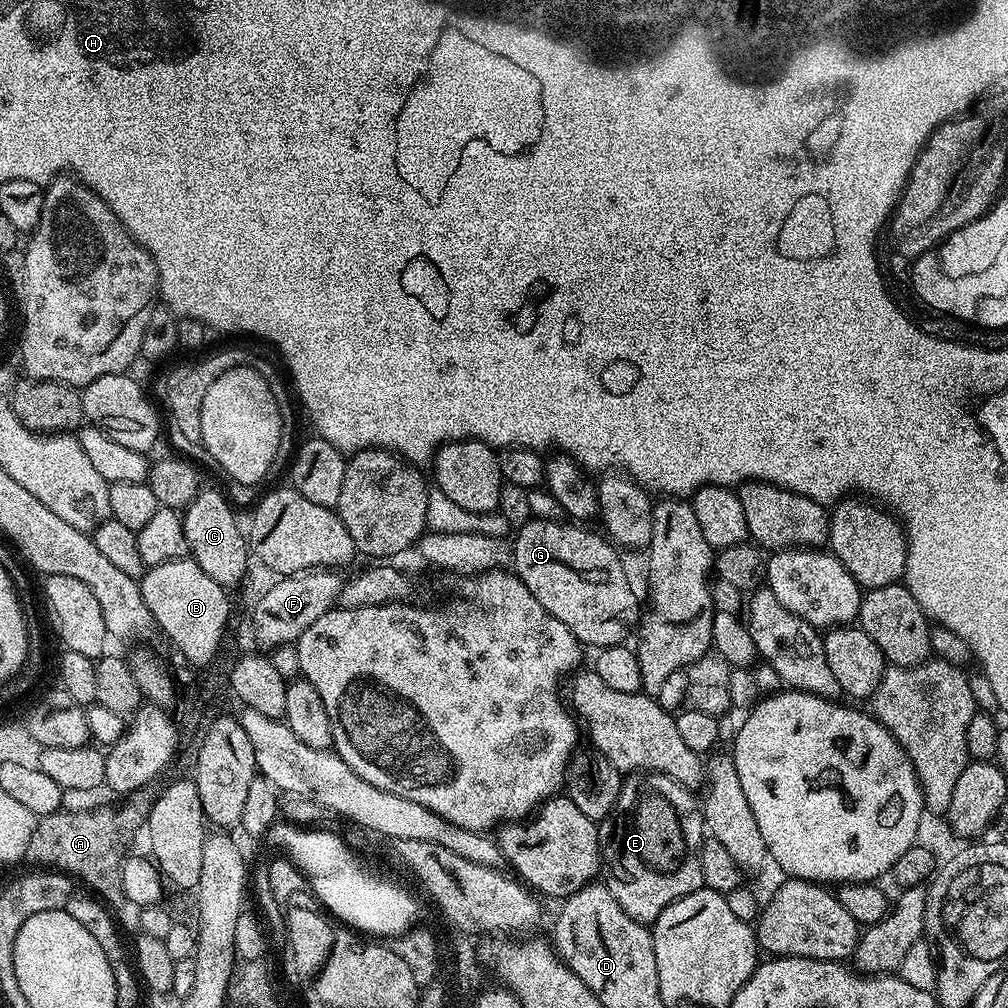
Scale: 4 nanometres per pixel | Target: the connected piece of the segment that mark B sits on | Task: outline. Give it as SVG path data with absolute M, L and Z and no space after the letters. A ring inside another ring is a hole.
M181 558L162 562L158 566L147 569L144 575L139 577L140 593L146 602L146 610L150 610L152 623L157 629L168 635L168 640L189 660L192 664L205 666L214 658L215 652L219 649L219 642L225 631L230 628L228 622L228 596L229 593L198 562L191 558Z

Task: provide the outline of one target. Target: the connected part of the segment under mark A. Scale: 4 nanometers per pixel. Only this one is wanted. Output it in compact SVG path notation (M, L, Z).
M139 788L131 793L130 800L132 804L124 804L116 809L92 808L89 812L61 810L39 817L34 834L30 838L27 863L38 864L34 866L44 870L67 873L80 884L89 884L93 888L91 891L109 905L121 903L124 900L124 891L120 881L120 867L129 851L128 835L139 824L141 827L147 821L152 804L156 800L156 788Z

